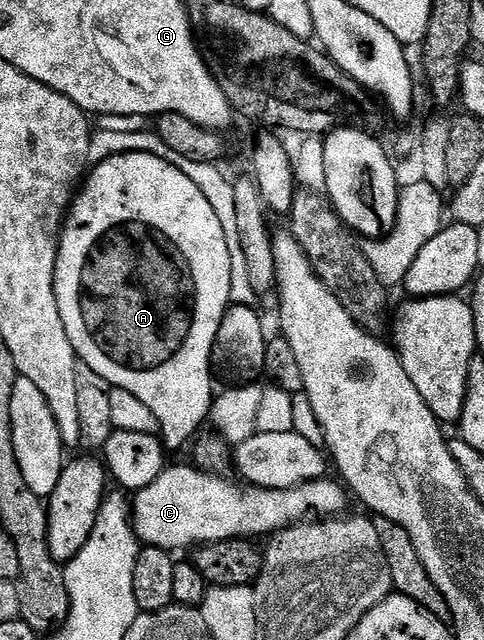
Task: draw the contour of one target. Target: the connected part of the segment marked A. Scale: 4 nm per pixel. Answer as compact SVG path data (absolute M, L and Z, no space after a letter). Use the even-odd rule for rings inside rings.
M126 153L97 163L87 172L78 194L68 208L60 233L56 253L58 313L62 317L66 337L70 337L70 345L76 351L77 360L94 369L94 373L105 379L109 387L126 389L126 393L134 393L138 401L143 401L150 408L150 413L158 417L159 434L169 452L176 451L179 447L187 448L203 428L200 426L203 423L205 426L212 414L212 353L214 354L219 326L229 309L231 298L230 249L226 245L226 233L222 233L222 221L218 221L218 216L210 206L210 201L206 201L202 189L198 189L198 185L194 185L194 181L190 181L190 177L182 173L182 169L150 153Z

